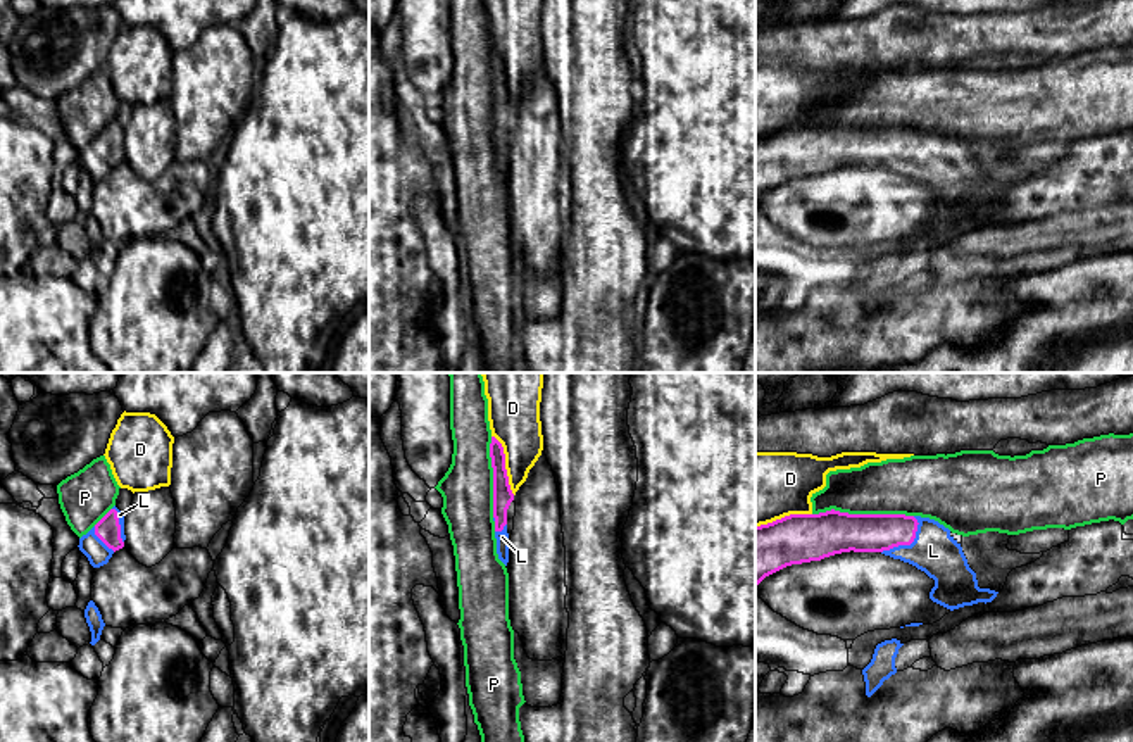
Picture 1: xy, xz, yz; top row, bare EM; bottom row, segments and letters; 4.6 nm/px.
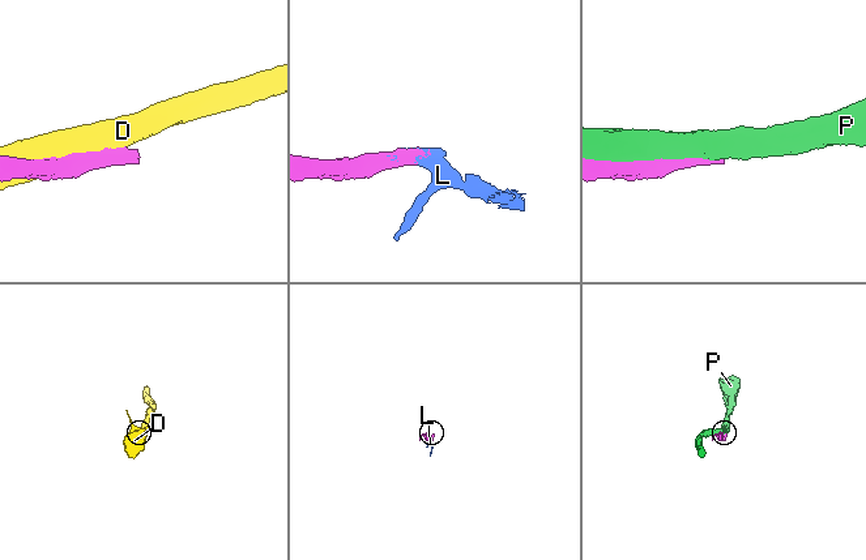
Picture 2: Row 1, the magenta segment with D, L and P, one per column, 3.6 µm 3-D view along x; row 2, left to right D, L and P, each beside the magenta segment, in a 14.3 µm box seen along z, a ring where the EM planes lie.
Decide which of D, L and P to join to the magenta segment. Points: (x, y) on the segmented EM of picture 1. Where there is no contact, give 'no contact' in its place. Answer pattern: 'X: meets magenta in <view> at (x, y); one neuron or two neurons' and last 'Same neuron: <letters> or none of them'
D: meets magenta in xz at (504, 465); two neurons
L: meets magenta in yz at (909, 544); one neuron
P: meets magenta in yz at (863, 515); two neurons
Same neuron: L

